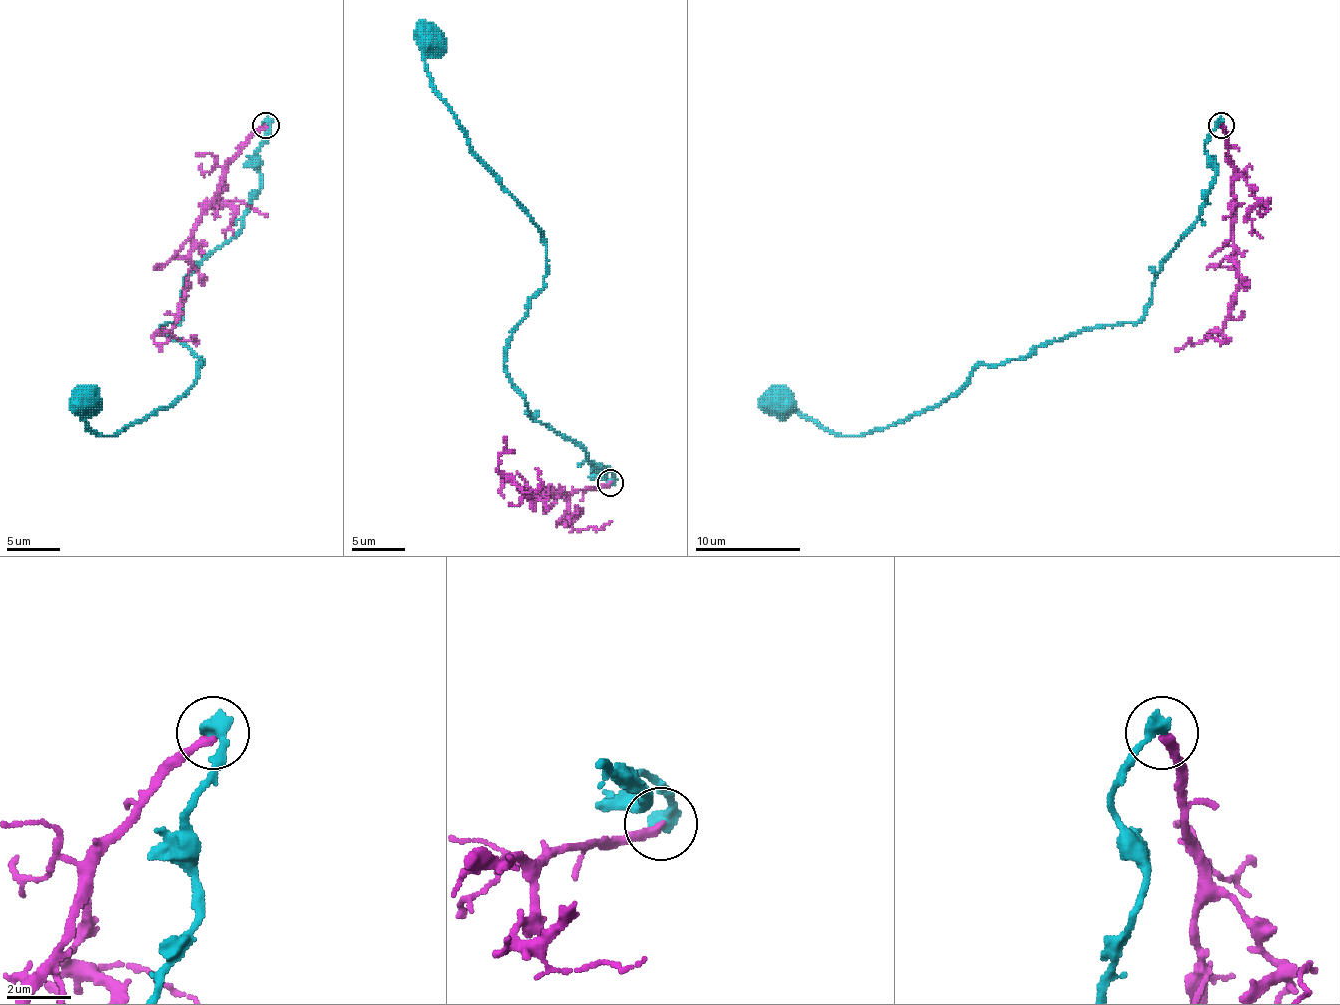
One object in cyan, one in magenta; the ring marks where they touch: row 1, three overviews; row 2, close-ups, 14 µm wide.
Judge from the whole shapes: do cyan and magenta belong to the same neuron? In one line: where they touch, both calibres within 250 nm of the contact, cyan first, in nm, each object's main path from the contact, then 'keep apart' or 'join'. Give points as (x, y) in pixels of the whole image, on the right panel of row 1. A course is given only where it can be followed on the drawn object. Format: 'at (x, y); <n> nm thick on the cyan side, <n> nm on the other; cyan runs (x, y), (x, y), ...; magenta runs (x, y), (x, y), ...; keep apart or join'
at (1221, 125); 480 nm thick on the cyan side, 260 nm on the other; cyan runs (1220, 124), (1204, 145), (1212, 187), (1136, 322), (980, 364), (938, 404), (861, 436), (758, 399); magenta runs (1220, 127), (1233, 166), (1236, 301), (1225, 325), (1207, 338), (1175, 351); keep apart

